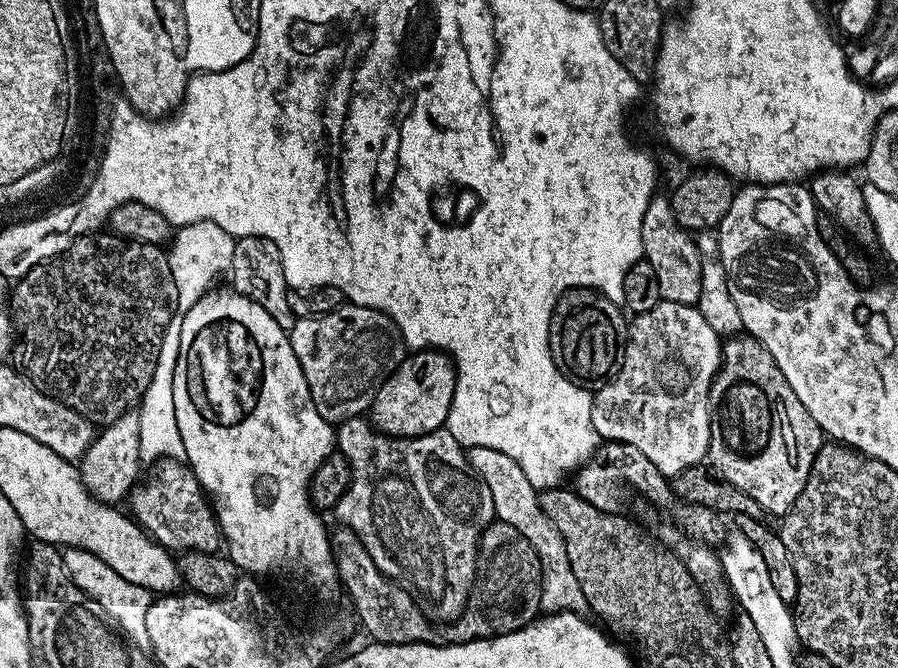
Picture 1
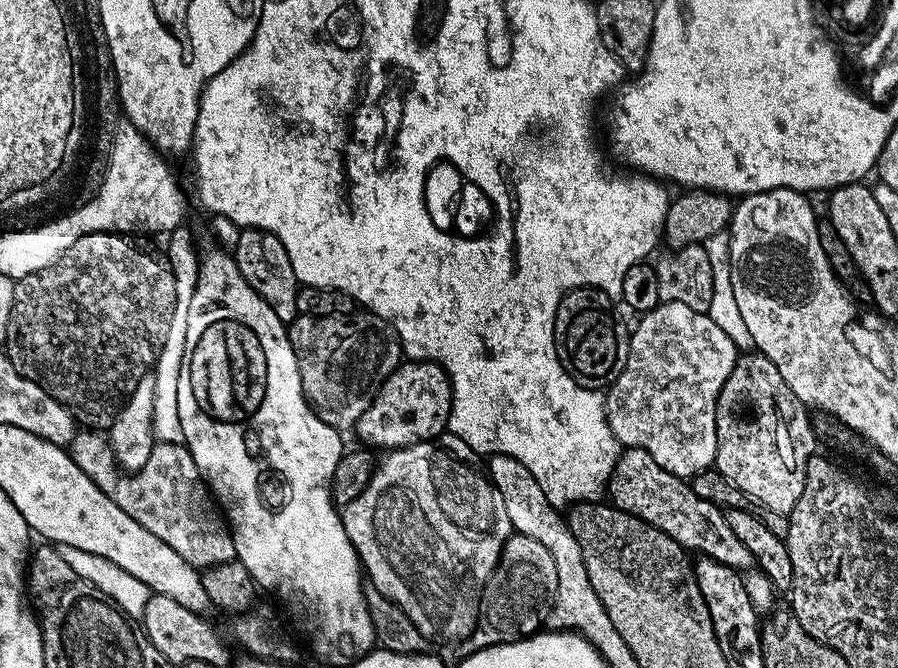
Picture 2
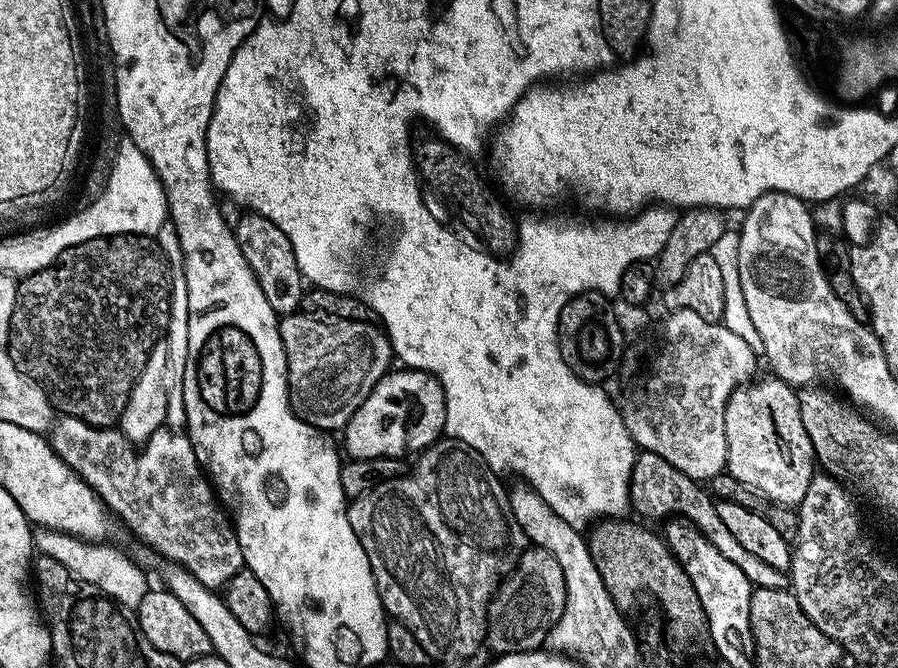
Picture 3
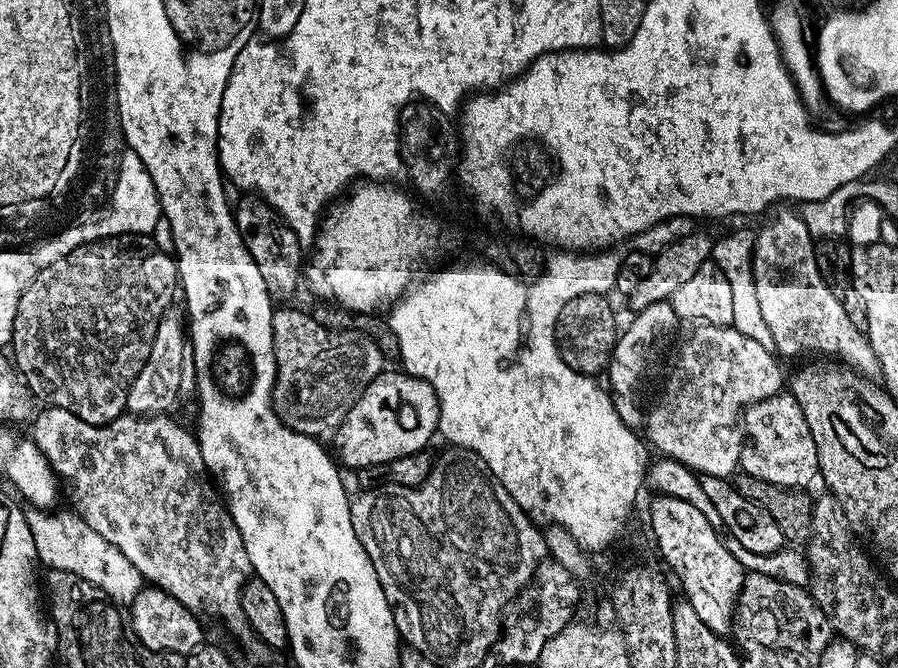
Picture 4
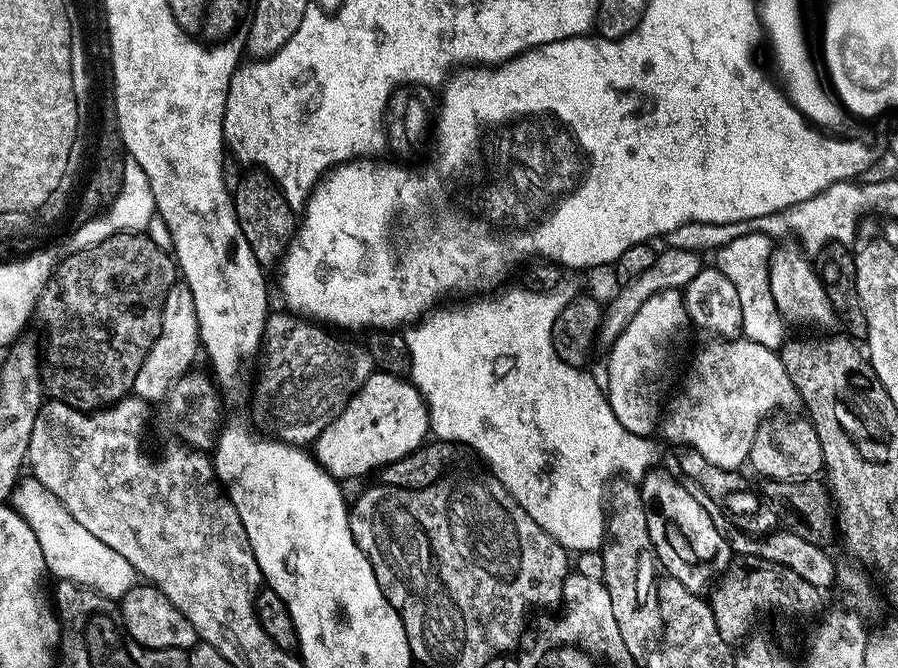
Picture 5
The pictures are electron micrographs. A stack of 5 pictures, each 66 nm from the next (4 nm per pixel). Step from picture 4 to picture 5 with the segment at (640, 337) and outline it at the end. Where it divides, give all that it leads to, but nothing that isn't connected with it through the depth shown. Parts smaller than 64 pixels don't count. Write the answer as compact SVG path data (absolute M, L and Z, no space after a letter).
M662 290L662 294L654 294L654 298L649 298L646 303L643 304L642 310L638 310L638 314L634 314L634 318L630 318L630 322L622 330L622 334L613 342L608 356L608 384L606 380L606 395L610 406L614 410L614 418L618 418L618 422L622 422L622 426L626 426L626 430L630 430L630 434L635 436L651 437L652 431L657 431L658 421L662 416L662 404L660 408L660 395L664 392L664 375L668 372L668 367L672 364L672 351L676 348L676 339L684 332L684 327L689 327L690 321L688 318L688 311L684 305L684 294L680 290Z

